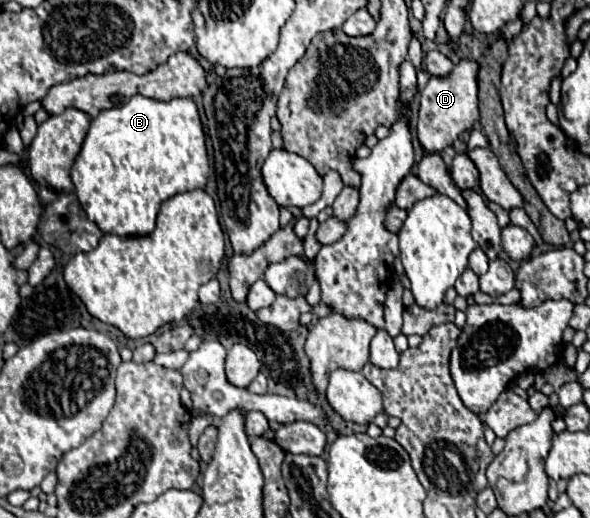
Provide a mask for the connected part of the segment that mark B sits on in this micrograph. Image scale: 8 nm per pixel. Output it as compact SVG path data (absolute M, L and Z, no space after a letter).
M133 95L123 107L101 111L95 119L91 119L91 127L71 169L71 177L79 203L83 205L87 217L95 221L103 233L115 233L123 237L149 235L153 231L159 205L165 199L177 193L205 189L207 185L209 157L197 105L193 99L173 99L163 103L143 95Z

